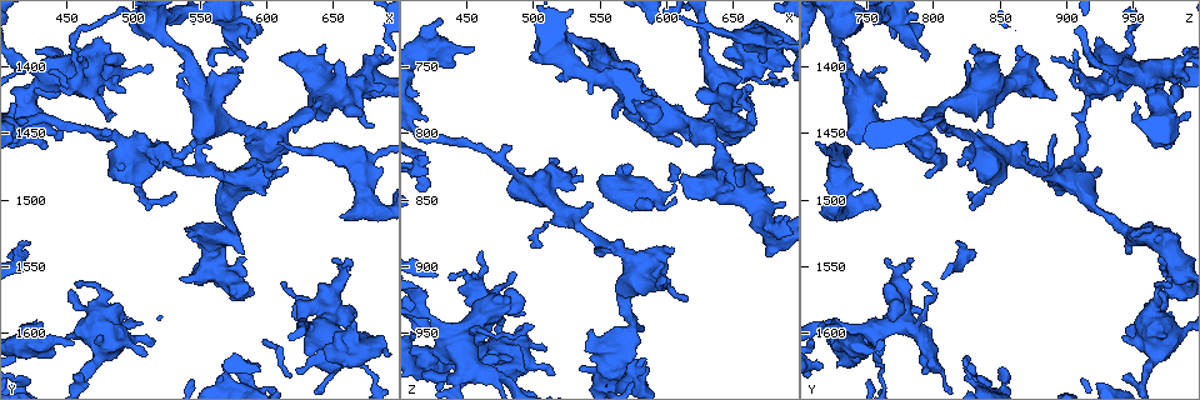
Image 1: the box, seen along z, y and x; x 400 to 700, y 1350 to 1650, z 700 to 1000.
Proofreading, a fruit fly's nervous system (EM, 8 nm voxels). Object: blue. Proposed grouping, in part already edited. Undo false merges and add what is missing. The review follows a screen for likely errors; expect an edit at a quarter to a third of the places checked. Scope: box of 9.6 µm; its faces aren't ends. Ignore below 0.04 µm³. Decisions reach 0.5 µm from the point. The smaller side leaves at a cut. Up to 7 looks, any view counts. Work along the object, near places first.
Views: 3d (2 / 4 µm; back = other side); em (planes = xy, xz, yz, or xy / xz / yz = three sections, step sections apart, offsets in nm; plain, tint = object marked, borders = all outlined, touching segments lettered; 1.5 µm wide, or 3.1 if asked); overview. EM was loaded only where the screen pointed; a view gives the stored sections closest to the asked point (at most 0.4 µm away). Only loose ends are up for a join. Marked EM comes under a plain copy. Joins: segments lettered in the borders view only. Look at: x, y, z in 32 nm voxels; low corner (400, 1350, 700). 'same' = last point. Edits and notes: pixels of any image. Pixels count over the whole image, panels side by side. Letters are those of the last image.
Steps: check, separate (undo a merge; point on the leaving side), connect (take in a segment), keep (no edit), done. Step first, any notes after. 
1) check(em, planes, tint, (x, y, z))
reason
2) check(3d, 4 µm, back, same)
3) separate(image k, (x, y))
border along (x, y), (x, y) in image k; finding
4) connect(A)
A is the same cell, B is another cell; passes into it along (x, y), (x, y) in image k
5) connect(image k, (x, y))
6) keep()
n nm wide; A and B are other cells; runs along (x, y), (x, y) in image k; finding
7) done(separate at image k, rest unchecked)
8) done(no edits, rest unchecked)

check(em, xz, step 8, borders, (492, 1390, 926))
stops while still wide

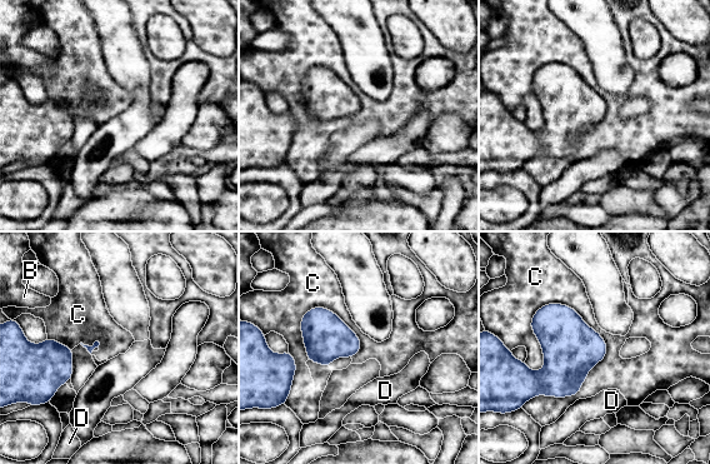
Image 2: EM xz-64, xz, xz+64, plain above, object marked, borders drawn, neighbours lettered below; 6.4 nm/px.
check(em, planes, borders, same)

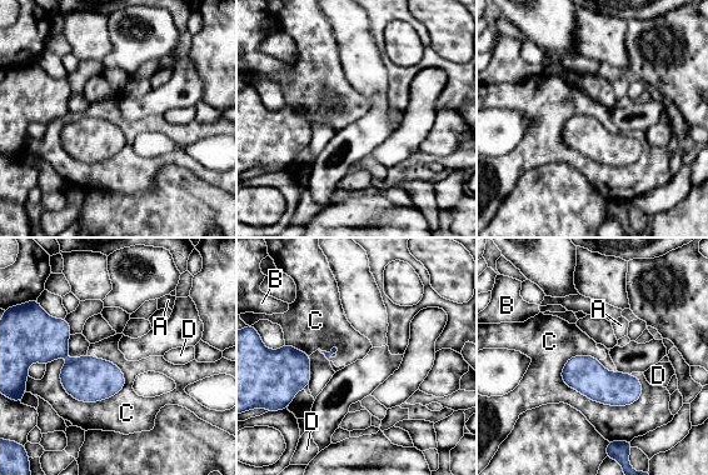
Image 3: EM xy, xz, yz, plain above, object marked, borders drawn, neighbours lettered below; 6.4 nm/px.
keep()
A, B, C and D are other cells; none of them fits

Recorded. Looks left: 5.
check(3d, 2 µm, back, (582, 1394, 796))
free end

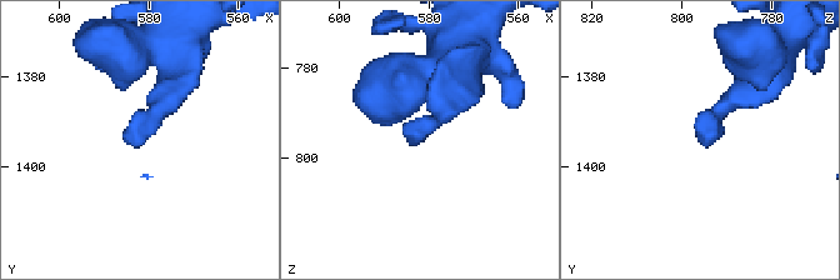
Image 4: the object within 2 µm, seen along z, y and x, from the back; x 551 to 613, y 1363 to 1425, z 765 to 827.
check(em, xz, step 4, borders, (582, 1396, 795))
now the EM

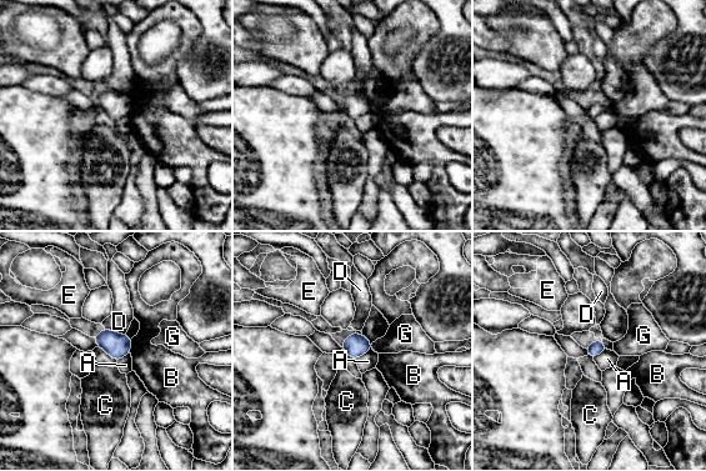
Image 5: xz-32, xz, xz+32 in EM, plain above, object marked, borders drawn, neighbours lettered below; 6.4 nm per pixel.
keep()
A, B, C, D, E and G are other cells; border along (371, 347), (356, 360) in image 5; no lettered segment goes on from it

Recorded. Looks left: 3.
check(3d, 4 µm, back, (652, 1396, 826))
stops while still wide

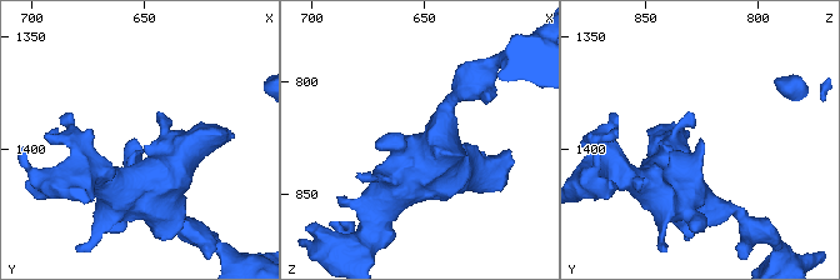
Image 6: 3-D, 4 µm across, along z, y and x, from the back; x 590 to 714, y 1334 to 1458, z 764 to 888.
check(em, planes, borders, (654, 1396, 826))

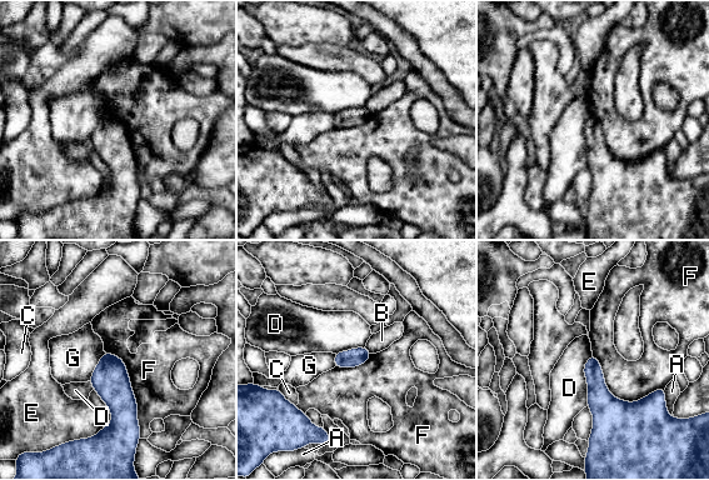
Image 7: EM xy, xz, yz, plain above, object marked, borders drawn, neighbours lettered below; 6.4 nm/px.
keep()
A, B, C, D, E, F and G are other cells; border along (105, 351), (126, 369), (140, 436) in image 7; none of them fits

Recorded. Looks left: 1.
done(no edits, rest unchecked)

